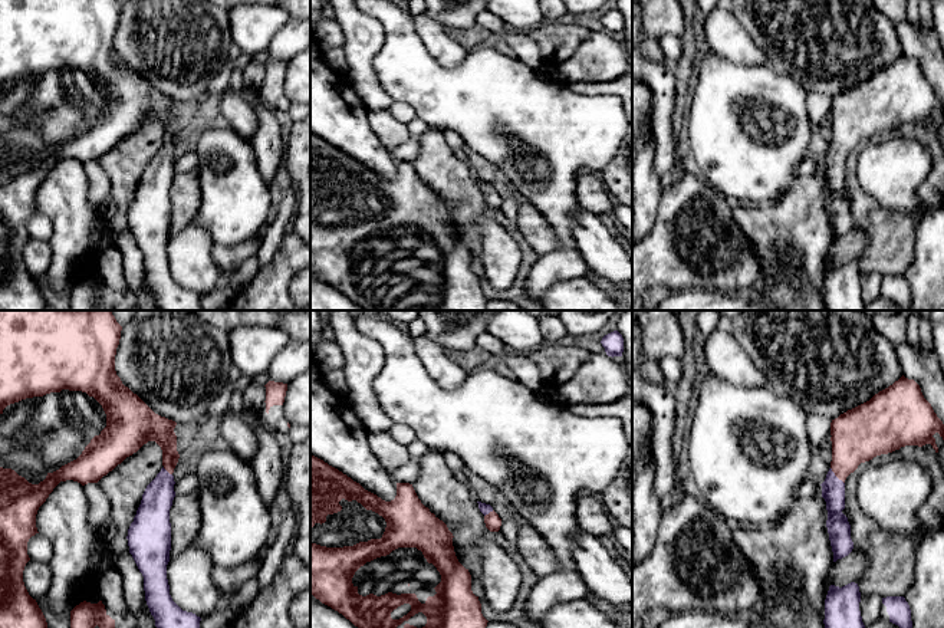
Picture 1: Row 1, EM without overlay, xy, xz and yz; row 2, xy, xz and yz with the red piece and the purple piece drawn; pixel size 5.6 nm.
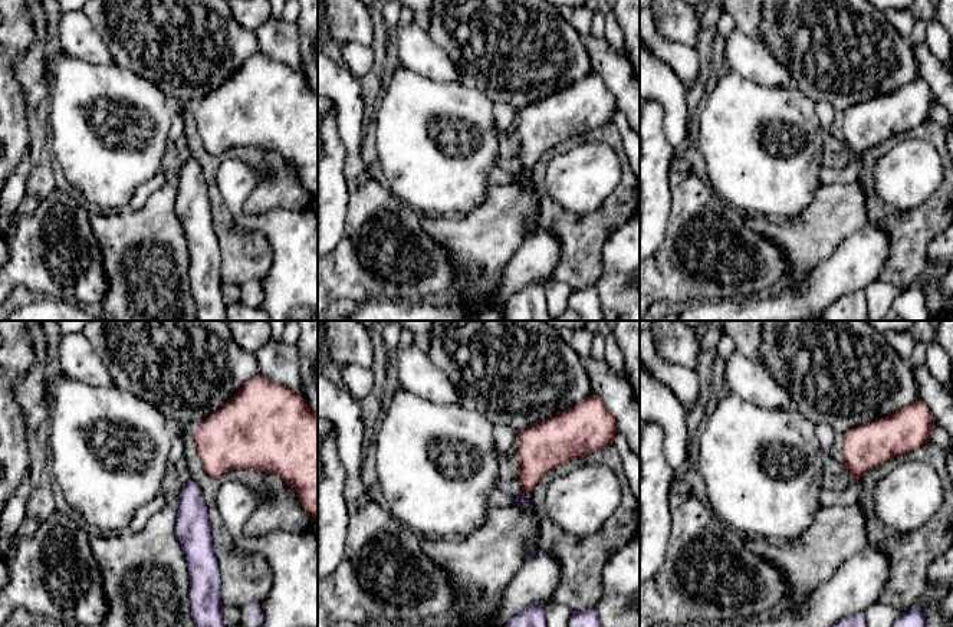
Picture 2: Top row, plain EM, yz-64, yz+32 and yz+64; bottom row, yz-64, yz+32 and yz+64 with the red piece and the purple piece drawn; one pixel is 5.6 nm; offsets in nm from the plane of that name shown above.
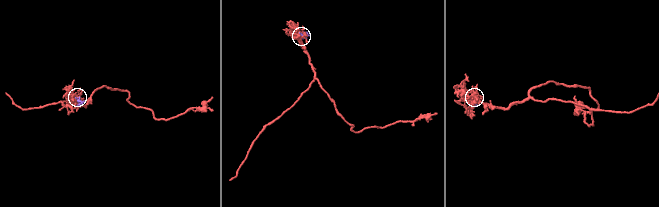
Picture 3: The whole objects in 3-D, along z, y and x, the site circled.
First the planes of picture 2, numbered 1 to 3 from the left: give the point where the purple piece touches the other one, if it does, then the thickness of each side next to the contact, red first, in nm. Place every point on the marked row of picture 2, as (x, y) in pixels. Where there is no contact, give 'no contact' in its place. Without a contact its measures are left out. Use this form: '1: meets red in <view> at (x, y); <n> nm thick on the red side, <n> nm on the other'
1: no contact
2: no contact
3: no contact

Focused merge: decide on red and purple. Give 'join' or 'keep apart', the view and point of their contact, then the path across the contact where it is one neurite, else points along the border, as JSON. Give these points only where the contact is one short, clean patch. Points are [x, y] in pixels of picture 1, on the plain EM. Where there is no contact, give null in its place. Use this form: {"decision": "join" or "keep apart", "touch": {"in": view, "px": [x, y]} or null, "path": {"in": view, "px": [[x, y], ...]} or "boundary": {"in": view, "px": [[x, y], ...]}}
{"decision": "join", "touch": {"in": "yz", "px": [836, 154]}, "path": {"in": "yz", "px": [[857, 115], [836, 154], [832, 167]]}}

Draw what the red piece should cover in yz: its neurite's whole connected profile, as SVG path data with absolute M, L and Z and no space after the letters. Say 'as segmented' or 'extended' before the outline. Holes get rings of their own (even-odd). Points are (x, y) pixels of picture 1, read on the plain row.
extended; M904 53L888 66L875 72L869 79L848 88L830 101L832 139L822 164L822 175L826 180L826 206L833 230L833 240L848 234L853 227L851 203L842 191L845 187L845 158L861 141L876 134L888 132L905 124L931 122L935 131L938 125L935 111L944 118L944 102L924 76L920 63Z

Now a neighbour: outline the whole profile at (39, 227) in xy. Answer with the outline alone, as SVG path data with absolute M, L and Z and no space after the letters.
M36 211L27 220L27 233L36 240L49 241L53 233L53 227L50 220L45 214Z

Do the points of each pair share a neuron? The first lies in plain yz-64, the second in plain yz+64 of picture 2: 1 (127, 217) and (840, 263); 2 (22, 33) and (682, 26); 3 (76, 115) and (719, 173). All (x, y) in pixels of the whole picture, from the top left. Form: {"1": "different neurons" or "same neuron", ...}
{"1": "different neurons", "2": "same neuron", "3": "same neuron"}

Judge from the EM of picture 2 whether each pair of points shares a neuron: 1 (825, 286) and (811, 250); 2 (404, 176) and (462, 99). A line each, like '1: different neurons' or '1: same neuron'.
1: different neurons
2: same neuron

